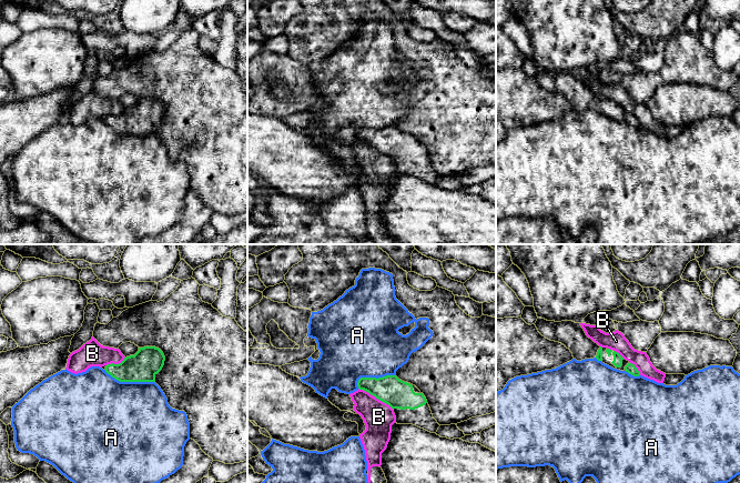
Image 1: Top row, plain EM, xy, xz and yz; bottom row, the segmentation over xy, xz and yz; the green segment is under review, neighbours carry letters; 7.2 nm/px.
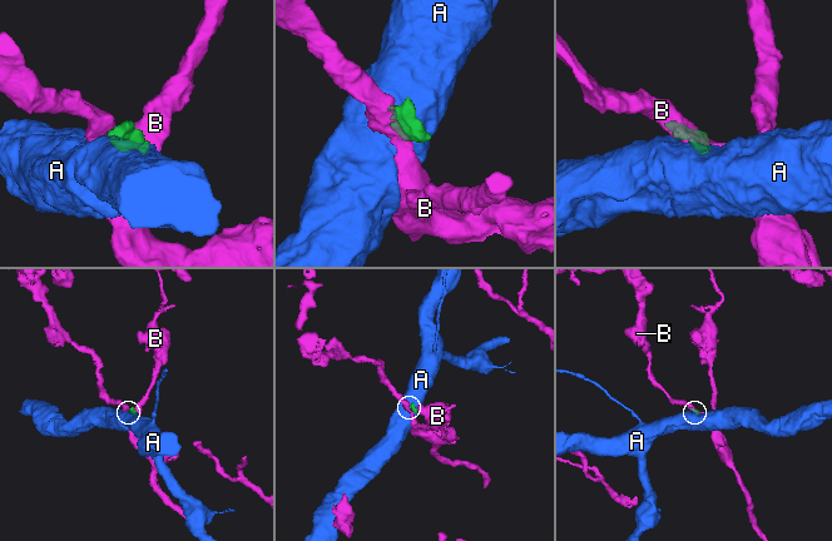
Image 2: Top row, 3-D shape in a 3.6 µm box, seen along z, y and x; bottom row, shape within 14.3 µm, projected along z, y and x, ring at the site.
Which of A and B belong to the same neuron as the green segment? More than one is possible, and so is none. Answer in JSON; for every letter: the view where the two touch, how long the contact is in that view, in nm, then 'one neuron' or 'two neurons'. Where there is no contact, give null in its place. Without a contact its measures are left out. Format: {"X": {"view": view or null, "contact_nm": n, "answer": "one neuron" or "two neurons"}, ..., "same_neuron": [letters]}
{"A": {"view": "xy", "contact_nm": 380, "answer": "two neurons"}, "B": {"view": "xz", "contact_nm": 300, "answer": "two neurons"}, "same_neuron": []}

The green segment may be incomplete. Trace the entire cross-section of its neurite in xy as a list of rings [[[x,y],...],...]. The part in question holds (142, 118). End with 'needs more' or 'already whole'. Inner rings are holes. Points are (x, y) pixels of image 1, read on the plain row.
[[[144,98],[119,115],[108,115],[104,121],[120,133],[155,133],[164,112],[165,108],[159,99]]] | already whole

